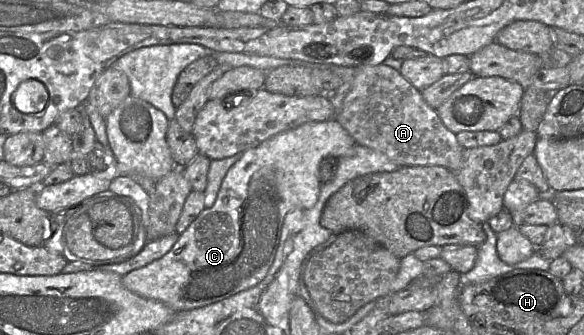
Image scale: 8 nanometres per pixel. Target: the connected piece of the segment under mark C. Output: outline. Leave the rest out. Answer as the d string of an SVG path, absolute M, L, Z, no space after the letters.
M334 117L326 121L304 123L245 151L226 173L214 205L199 214L162 258L124 275L124 287L181 312L219 302L257 285L265 278L274 262L287 212L295 208L311 208L317 202L321 186L321 160L329 156L339 158L352 155L355 145L353 137Z

